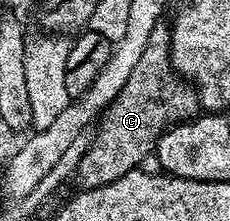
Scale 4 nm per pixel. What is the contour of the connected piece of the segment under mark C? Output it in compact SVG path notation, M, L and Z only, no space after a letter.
M158 24L147 40L147 48L139 56L123 92L115 96L99 121L96 123L97 135L92 135L89 147L79 160L75 169L75 179L81 190L90 190L111 184L127 172L138 169L145 157L157 149L157 142L172 126L180 122L192 122L202 113L201 98L192 82L181 77L171 60L169 43L170 27Z

